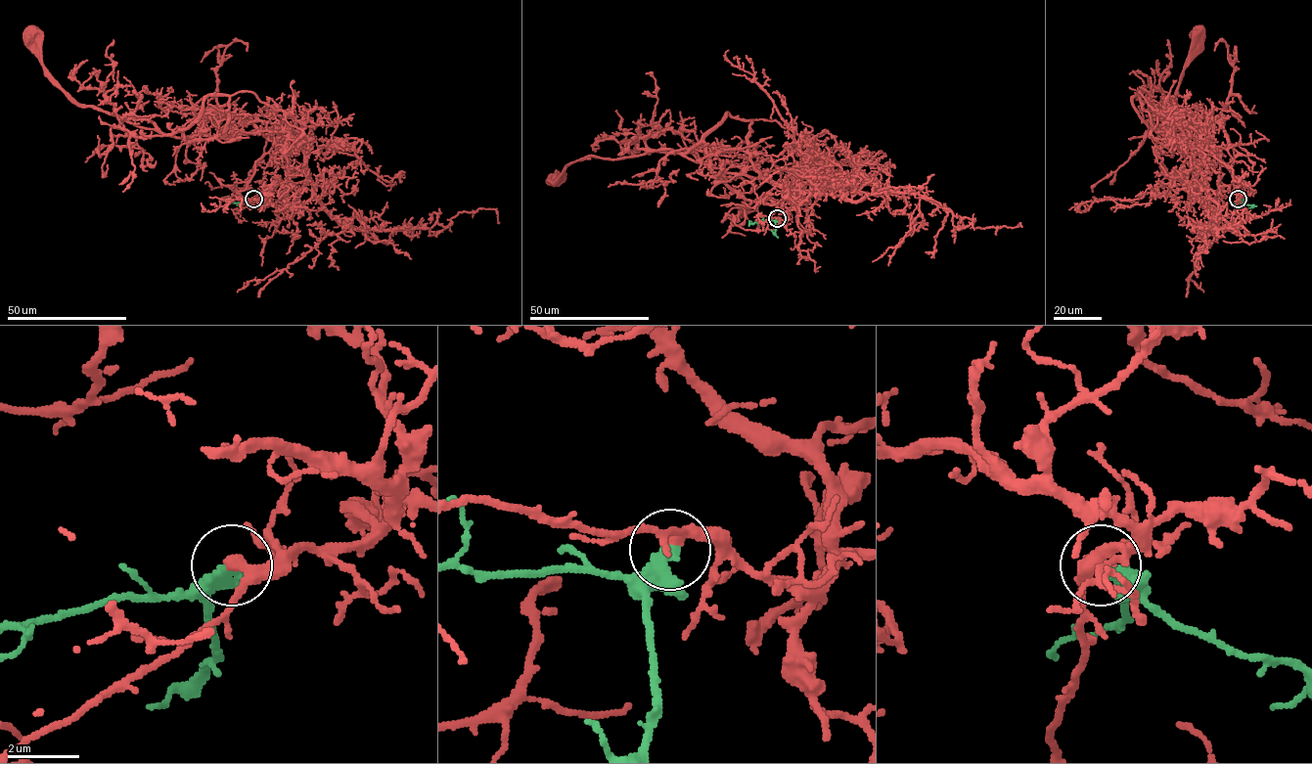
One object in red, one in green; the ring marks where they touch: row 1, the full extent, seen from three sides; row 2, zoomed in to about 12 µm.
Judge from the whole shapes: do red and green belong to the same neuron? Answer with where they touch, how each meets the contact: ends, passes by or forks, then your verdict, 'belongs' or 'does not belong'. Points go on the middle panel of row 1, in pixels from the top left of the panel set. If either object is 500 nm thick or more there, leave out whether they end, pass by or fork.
(777, 218) | red passes by | green ends | belongs

